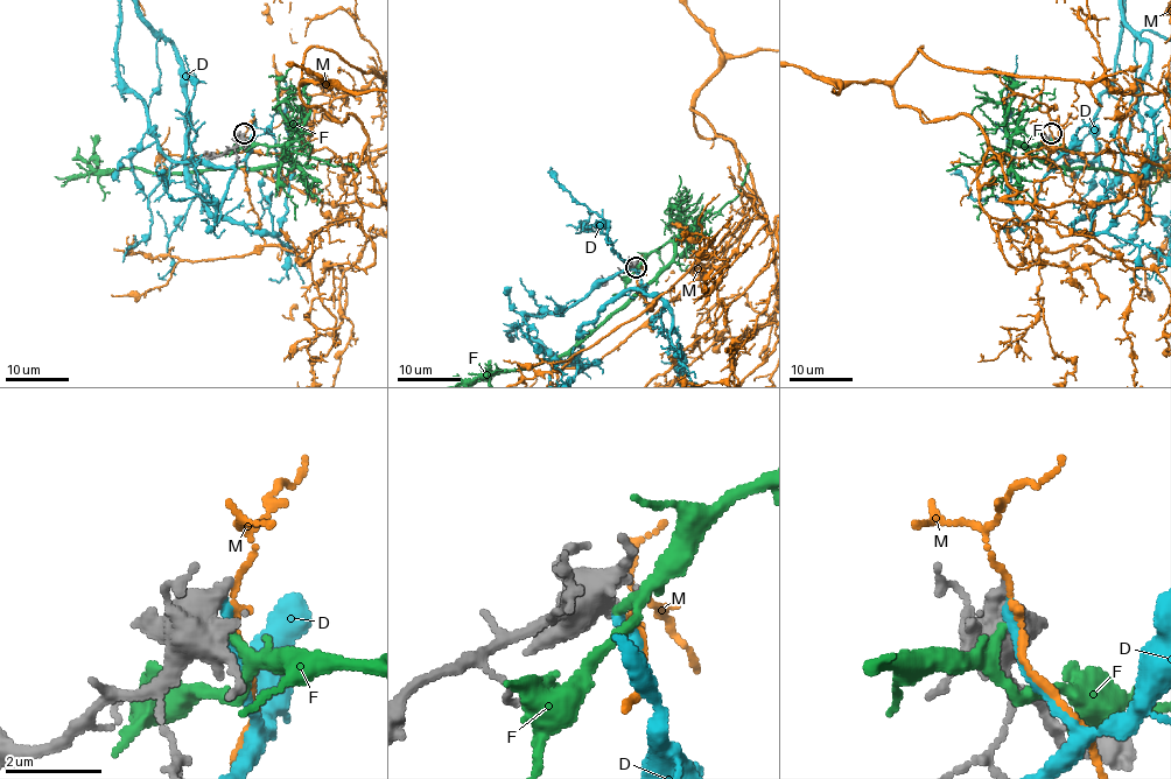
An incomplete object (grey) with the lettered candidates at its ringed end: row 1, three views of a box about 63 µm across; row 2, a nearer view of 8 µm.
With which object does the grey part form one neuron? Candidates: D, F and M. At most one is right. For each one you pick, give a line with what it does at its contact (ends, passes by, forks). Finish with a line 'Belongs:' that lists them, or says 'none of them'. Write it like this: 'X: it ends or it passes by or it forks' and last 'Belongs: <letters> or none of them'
Belongs: none of them

